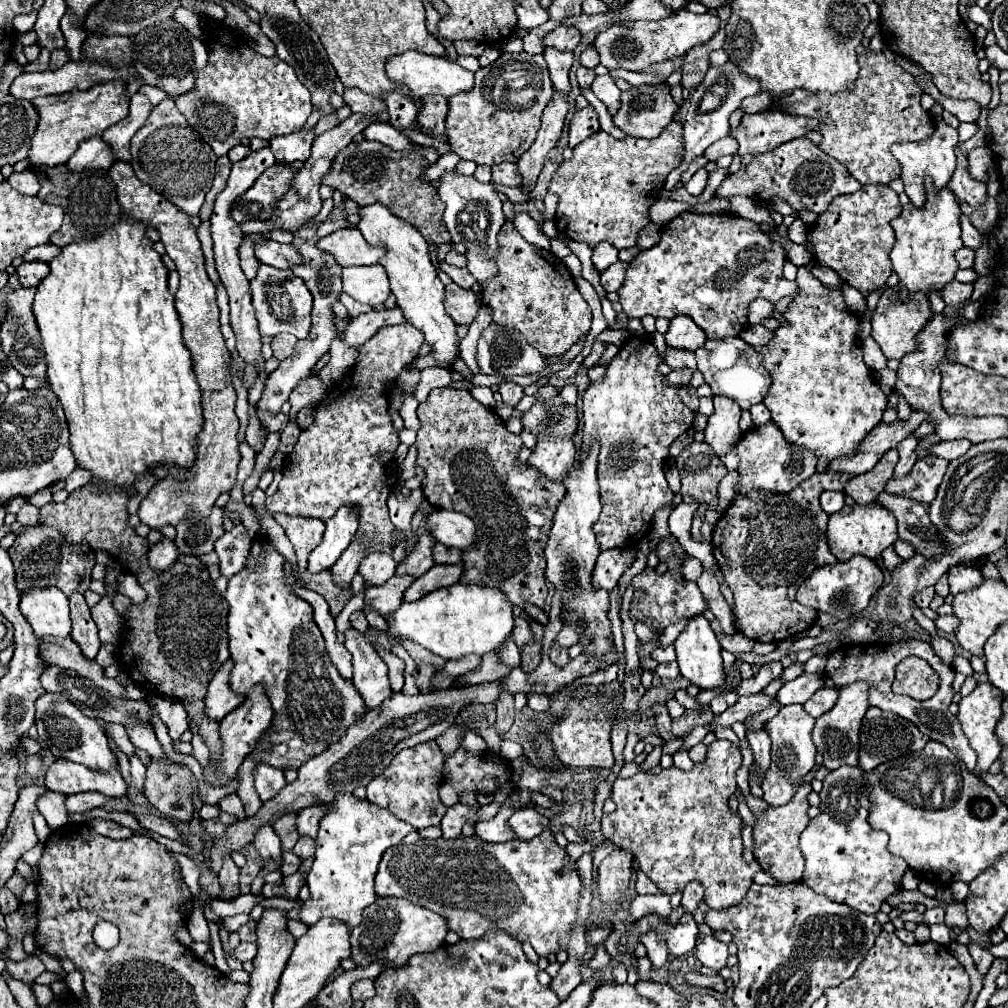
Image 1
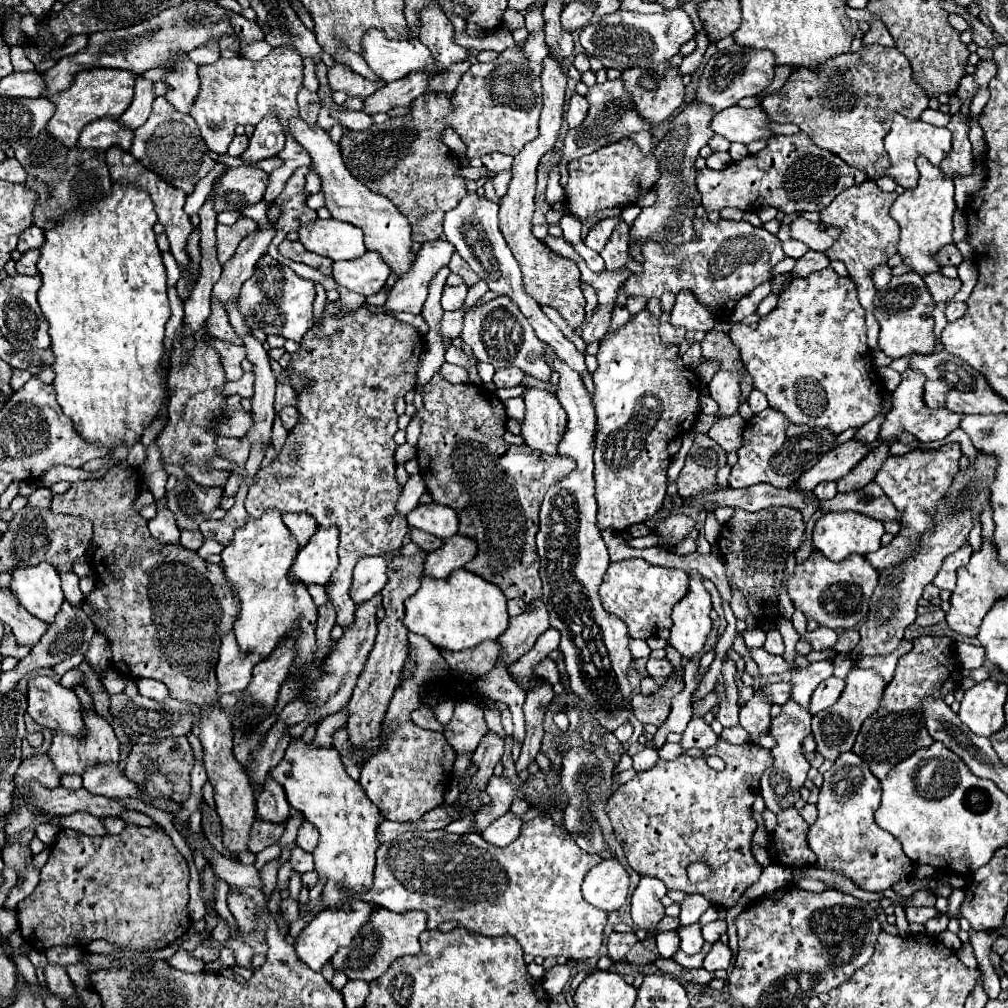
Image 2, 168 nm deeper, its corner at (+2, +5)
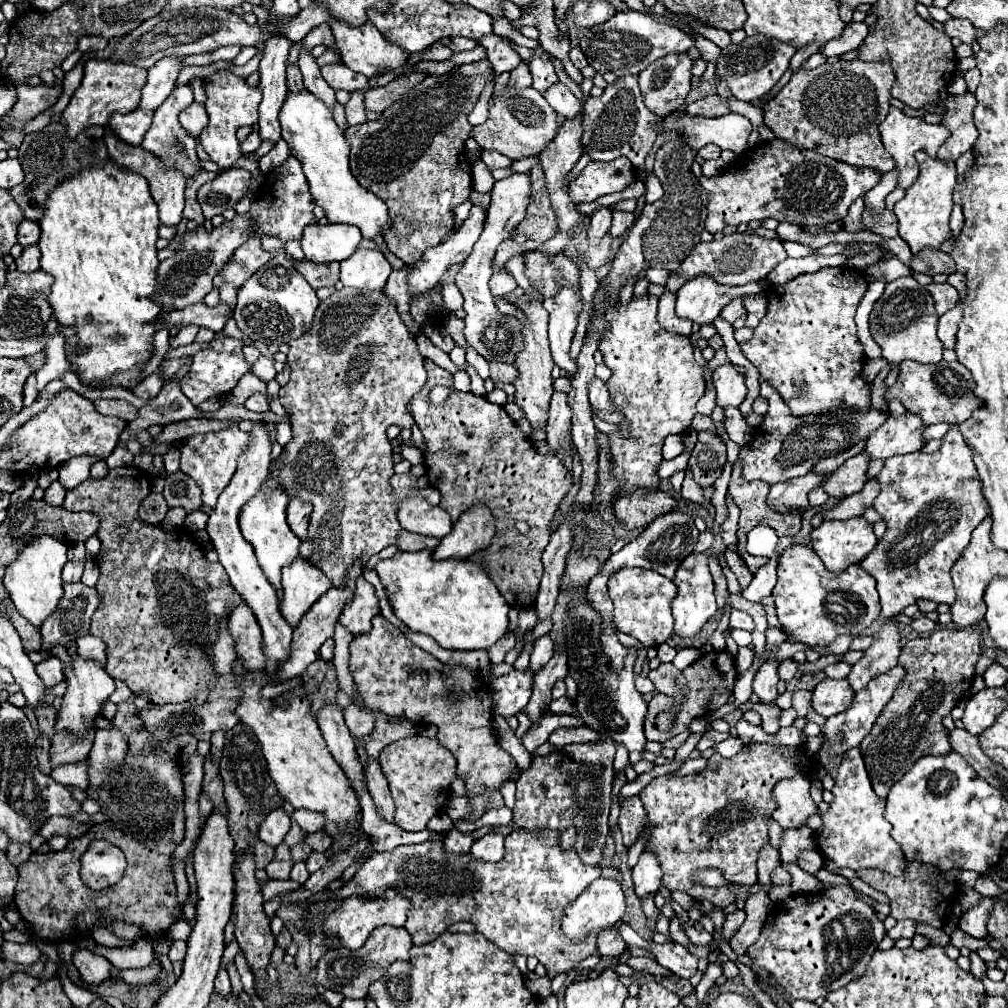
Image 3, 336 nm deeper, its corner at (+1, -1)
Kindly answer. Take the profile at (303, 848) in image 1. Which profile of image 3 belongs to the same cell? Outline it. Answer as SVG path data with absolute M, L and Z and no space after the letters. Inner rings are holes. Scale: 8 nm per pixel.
M294 863L292 873L290 873L290 879L292 879L292 881L298 881L300 885L304 885L304 881L306 881L308 877L310 877L310 873L308 873L306 865L304 865L304 863Z

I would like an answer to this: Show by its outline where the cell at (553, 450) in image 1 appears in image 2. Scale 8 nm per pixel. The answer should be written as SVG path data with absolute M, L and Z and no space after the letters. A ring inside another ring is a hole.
M527 387L523 401L525 419L521 423L521 437L529 447L547 455L555 455L557 443L567 427L567 417L557 401L557 395L547 389Z

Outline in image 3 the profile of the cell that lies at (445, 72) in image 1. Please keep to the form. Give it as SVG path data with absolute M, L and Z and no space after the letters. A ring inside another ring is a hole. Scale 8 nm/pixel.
M332 19L330 27L332 27L332 35L336 39L336 47L340 49L342 61L346 63L346 67L350 67L356 73L366 75L368 79L372 79L376 75L382 75L382 73L398 71L408 63L410 53L404 51L402 47L386 41L386 37L370 21L366 25L362 25L362 27L348 27L346 23Z

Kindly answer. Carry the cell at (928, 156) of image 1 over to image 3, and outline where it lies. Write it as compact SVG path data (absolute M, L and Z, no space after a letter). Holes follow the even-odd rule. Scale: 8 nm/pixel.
M896 107L890 109L890 113L886 115L886 119L880 123L880 129L878 131L880 131L880 137L882 137L882 143L884 143L886 151L896 161L896 171L898 171L898 177L896 179L898 179L898 187L900 189L912 187L916 183L916 179L918 179L918 169L916 169L914 153L916 151L926 151L926 155L934 159L936 157L936 151L950 137L950 131L944 125L930 125L922 117L908 117L908 115L904 115Z

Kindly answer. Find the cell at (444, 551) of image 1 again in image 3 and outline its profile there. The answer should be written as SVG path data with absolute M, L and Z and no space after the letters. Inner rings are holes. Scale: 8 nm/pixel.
M404 531L402 537L398 539L398 547L402 551L420 551L420 549L428 549L428 551L434 551L438 547L438 539L434 537L422 537L418 533L410 533L410 531Z

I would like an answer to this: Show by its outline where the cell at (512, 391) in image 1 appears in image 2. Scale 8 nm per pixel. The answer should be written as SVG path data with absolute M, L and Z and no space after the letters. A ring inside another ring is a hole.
M505 367L505 369L497 369L493 375L493 383L497 387L517 387L521 385L523 373L517 367Z

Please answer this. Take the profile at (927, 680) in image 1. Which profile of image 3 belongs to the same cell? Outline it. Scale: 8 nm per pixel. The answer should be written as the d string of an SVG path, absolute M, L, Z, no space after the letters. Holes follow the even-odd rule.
M980 621L972 629L938 629L930 637L918 637L902 647L900 663L906 669L894 697L876 719L872 731L860 743L866 771L880 797L886 797L890 787L912 769L914 761L924 755L942 755L950 751L950 743L942 719L968 693L974 677L974 663L982 655L980 631L986 623Z

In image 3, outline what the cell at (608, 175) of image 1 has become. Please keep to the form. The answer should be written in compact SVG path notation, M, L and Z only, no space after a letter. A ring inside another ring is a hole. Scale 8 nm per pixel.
M618 157L614 161L590 161L584 171L568 185L568 195L574 203L596 201L602 195L624 191L632 181L636 181L636 169L626 161L626 157Z

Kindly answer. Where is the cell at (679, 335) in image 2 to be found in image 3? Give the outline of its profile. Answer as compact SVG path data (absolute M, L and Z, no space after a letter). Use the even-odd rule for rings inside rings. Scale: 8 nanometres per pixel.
M668 289L664 291L664 295L658 301L658 323L664 331L674 333L674 335L684 335L688 337L692 333L692 323L686 319L676 317L674 313L674 303L676 303L676 295L670 293Z

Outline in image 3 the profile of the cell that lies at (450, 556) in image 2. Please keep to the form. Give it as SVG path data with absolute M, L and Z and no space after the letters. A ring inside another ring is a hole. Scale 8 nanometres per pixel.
M478 505L470 513L464 513L458 525L452 527L452 533L446 535L438 549L434 551L434 561L444 559L468 559L476 551L482 551L490 545L494 537L494 519L486 505Z

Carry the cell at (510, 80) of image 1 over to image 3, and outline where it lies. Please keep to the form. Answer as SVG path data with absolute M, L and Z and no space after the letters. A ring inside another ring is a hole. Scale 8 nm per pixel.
M508 85L502 93L492 95L492 101L488 105L488 119L482 125L476 125L470 131L470 137L476 139L476 143L482 149L498 151L512 161L526 159L526 157L538 157L540 151L554 139L558 131L556 113L548 105L548 101L538 93L534 87L512 87Z

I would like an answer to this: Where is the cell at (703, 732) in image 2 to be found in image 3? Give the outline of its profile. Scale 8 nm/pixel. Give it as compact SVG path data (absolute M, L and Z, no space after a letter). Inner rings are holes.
M730 737L730 739L726 739L726 741L720 741L720 743L716 743L712 749L718 753L718 755L722 755L722 757L734 757L740 749L742 749L742 741L738 739L738 737Z

